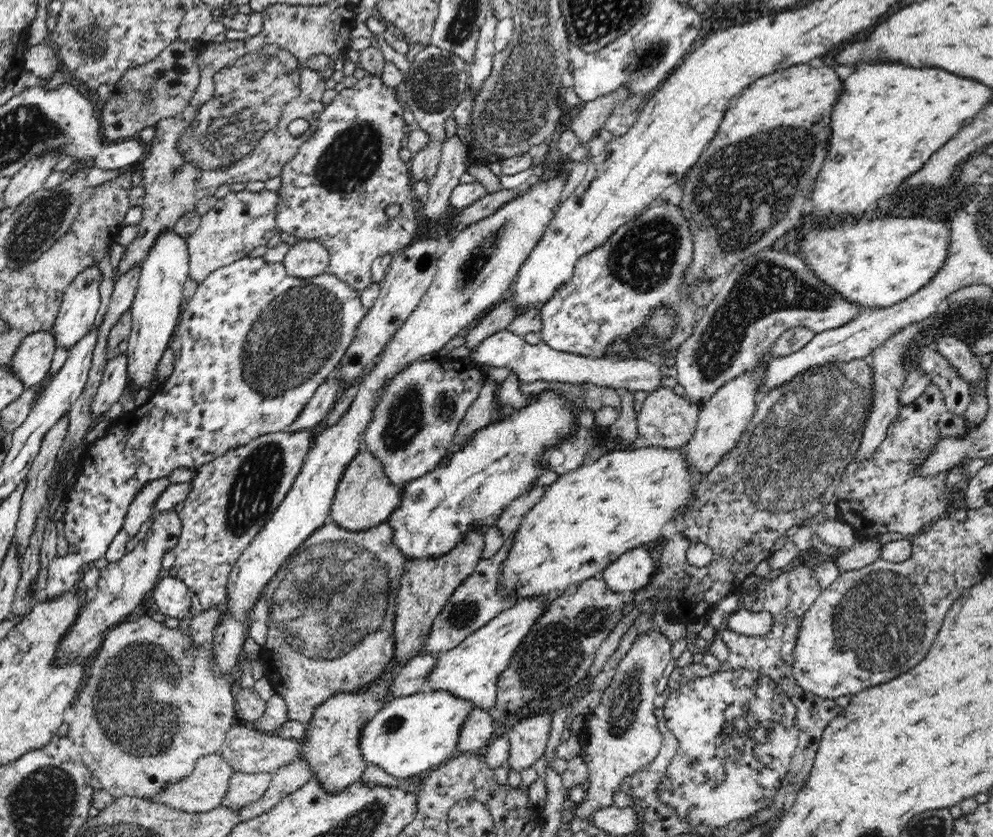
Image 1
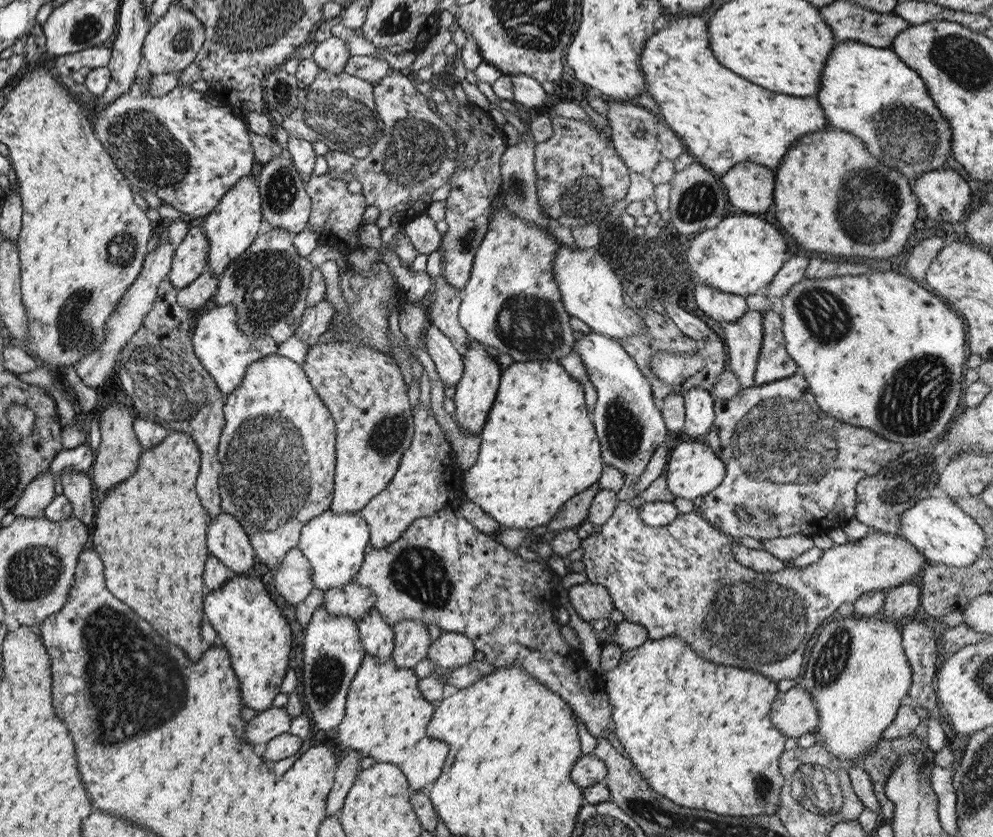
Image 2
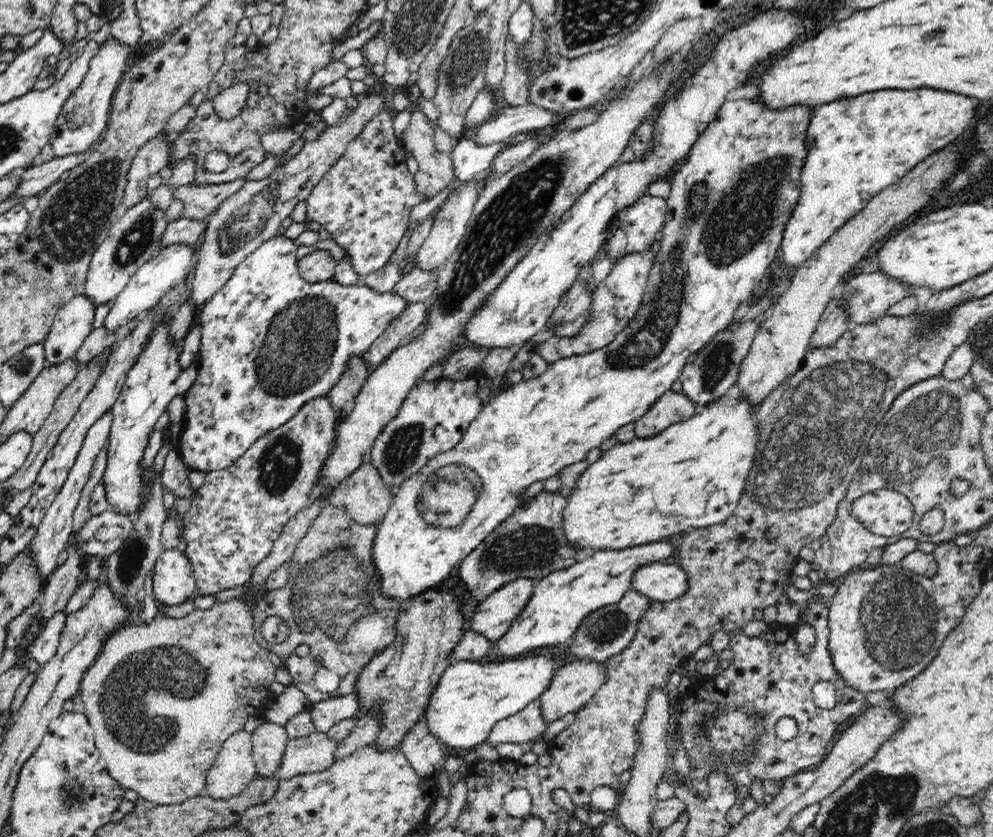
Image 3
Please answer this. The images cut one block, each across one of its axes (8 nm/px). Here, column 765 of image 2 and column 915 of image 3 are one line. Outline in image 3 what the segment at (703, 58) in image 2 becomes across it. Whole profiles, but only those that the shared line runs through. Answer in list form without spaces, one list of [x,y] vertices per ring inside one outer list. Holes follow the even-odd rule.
[[[884,90],[864,94],[862,98],[844,98],[828,106],[820,106],[810,120],[806,146],[808,156],[800,175],[800,194],[783,228],[780,252],[782,262],[791,268],[802,266],[817,248],[826,244],[838,228],[866,208],[884,188],[902,180],[920,162],[956,142],[973,121],[976,100],[950,94],[944,90]]]

